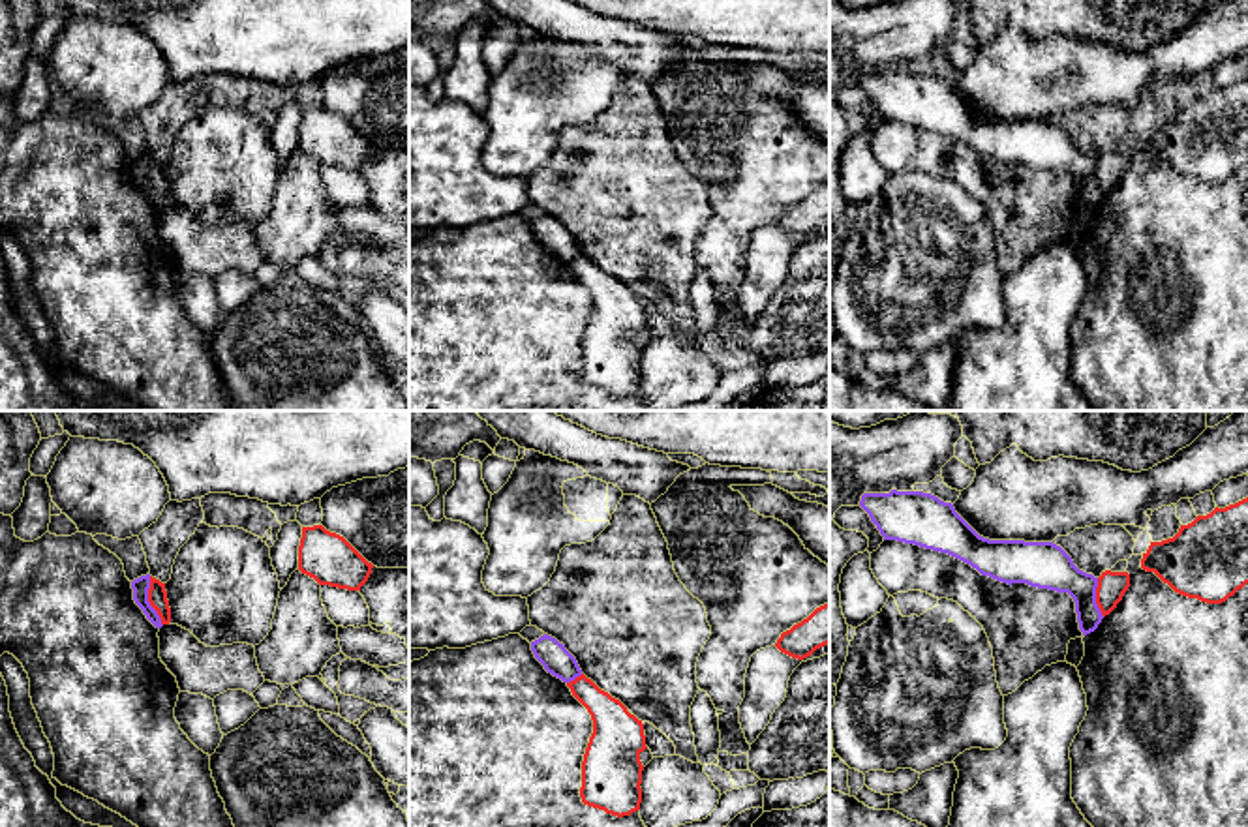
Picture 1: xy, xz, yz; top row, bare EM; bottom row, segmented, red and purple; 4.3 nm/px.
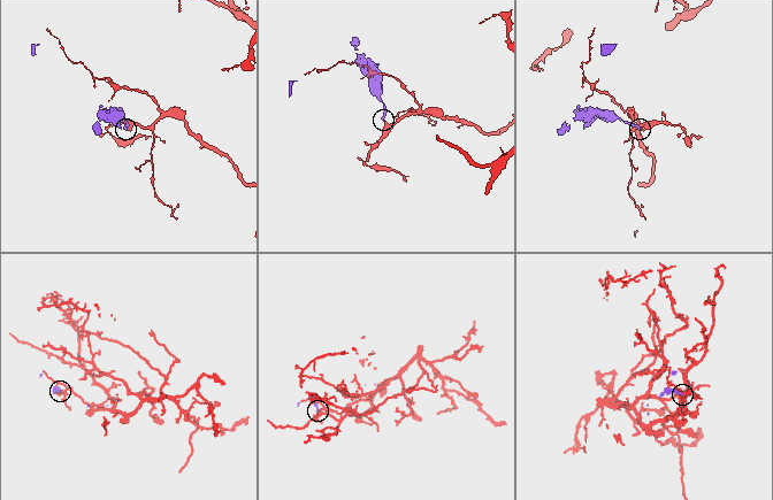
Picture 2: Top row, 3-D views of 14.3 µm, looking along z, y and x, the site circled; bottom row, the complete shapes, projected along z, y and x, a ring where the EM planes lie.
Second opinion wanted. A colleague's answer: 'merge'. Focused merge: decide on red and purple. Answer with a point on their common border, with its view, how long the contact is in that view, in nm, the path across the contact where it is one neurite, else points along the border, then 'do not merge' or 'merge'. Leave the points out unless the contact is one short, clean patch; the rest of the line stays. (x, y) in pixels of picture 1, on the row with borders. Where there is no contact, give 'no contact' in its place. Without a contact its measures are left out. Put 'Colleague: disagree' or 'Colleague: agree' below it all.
xy (149, 601) | 220 nm | along xy (149, 576), (149, 604), (162, 625) | do not merge
Colleague: disagree

